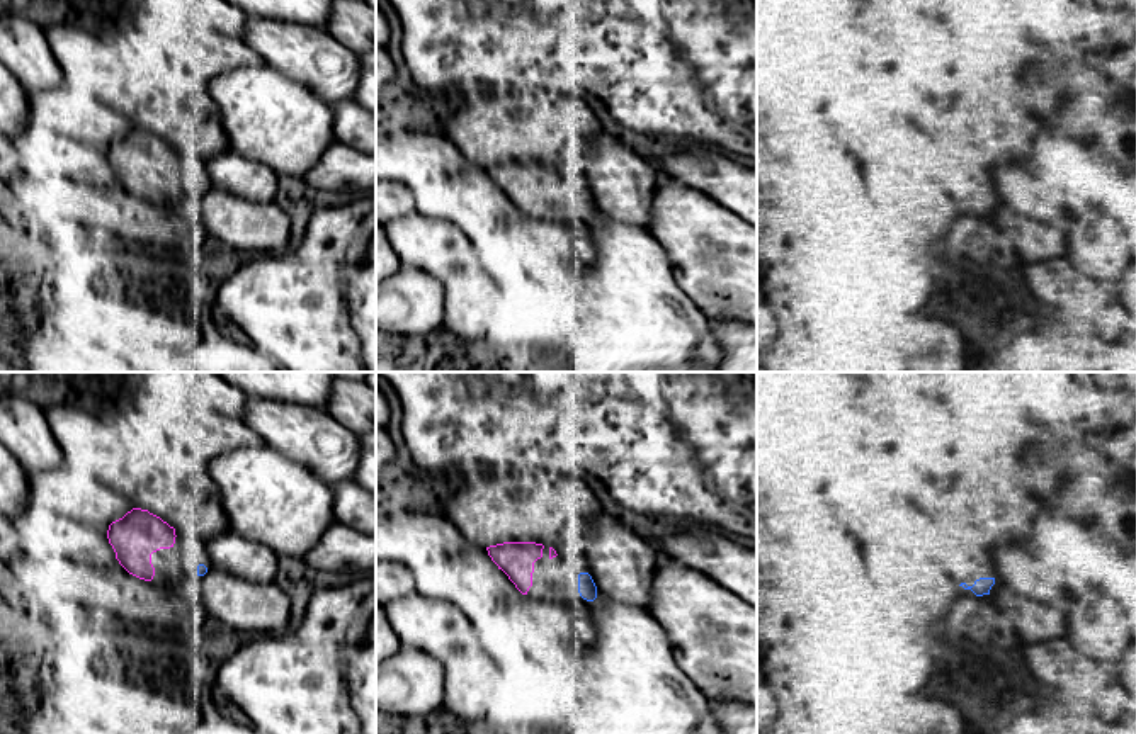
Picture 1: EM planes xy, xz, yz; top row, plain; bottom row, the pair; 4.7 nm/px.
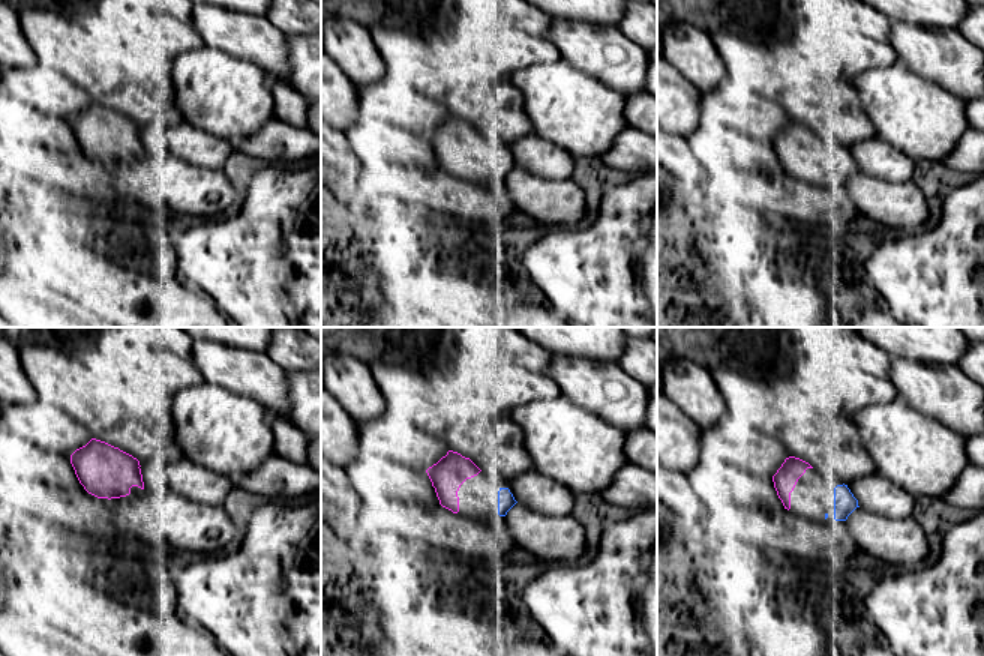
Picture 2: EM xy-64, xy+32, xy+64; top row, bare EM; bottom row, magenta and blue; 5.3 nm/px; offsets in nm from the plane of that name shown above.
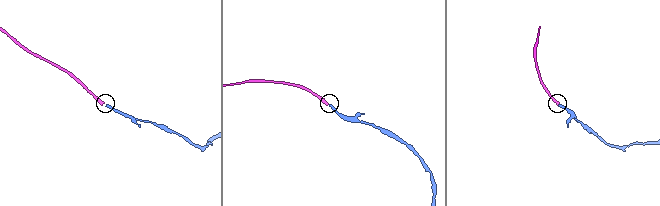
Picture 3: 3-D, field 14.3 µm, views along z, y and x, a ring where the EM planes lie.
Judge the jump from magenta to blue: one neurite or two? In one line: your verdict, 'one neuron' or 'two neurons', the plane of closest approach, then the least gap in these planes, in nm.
one neuron; nearest in xz; 140 nm apart

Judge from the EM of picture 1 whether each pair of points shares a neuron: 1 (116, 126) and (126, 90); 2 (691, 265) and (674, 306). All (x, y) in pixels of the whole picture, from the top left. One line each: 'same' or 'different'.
1: different
2: different

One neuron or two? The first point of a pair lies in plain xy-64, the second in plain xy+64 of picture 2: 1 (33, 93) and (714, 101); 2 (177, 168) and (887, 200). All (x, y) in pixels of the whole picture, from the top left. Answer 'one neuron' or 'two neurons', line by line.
1: one neuron
2: one neuron

